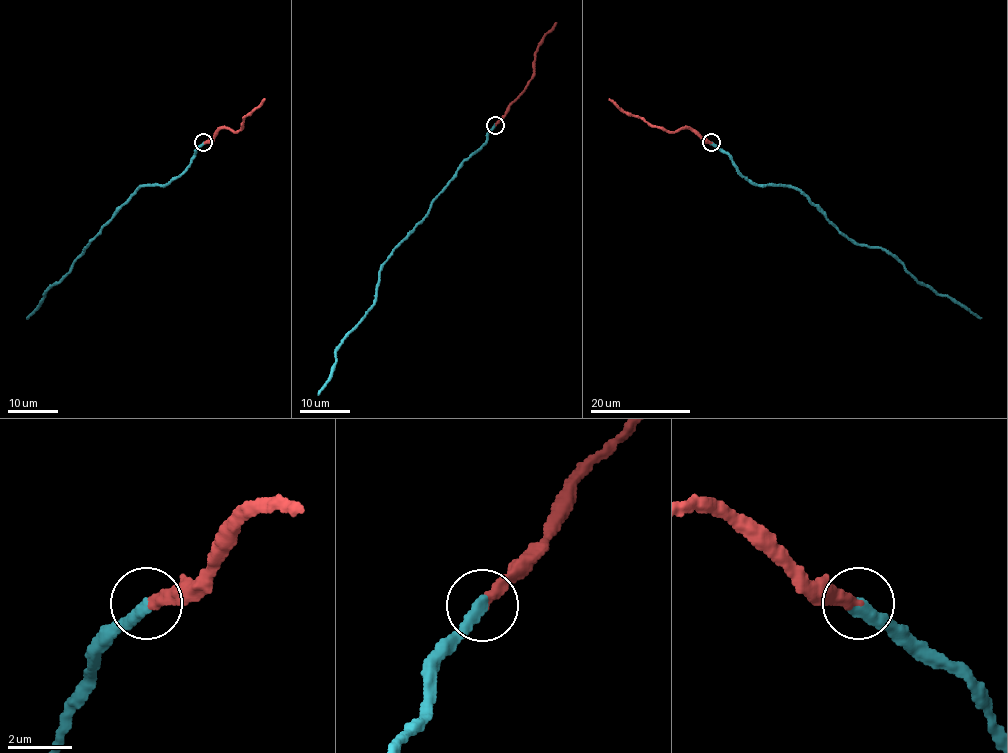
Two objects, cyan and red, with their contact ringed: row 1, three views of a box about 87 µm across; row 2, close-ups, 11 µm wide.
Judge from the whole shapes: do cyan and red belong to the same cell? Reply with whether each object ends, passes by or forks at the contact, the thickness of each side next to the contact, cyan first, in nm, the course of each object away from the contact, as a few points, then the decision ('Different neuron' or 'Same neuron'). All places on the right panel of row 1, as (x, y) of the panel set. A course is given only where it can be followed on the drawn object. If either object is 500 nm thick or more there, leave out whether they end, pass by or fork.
At the ring cyan ends. At the ring red ends. Thickness 400 nm (cyan) against 360 nm. Course of cyan: (711, 142), (726, 152), (748, 181), (800, 190), (851, 240), (891, 252), (917, 281), (981, 317). Course of red: (711, 142), (706, 142), (686, 127), (673, 131), (652, 127), (639, 117), (623, 112), (609, 98). Same neuron

